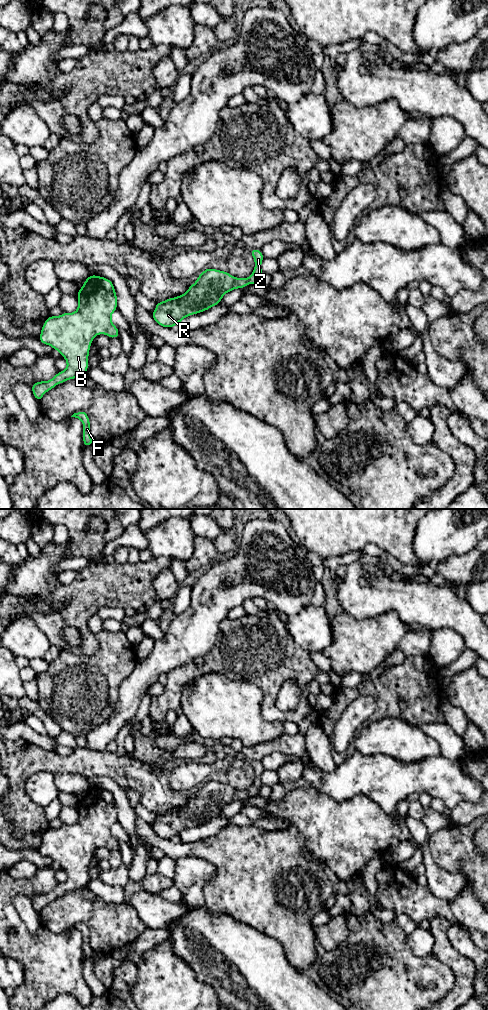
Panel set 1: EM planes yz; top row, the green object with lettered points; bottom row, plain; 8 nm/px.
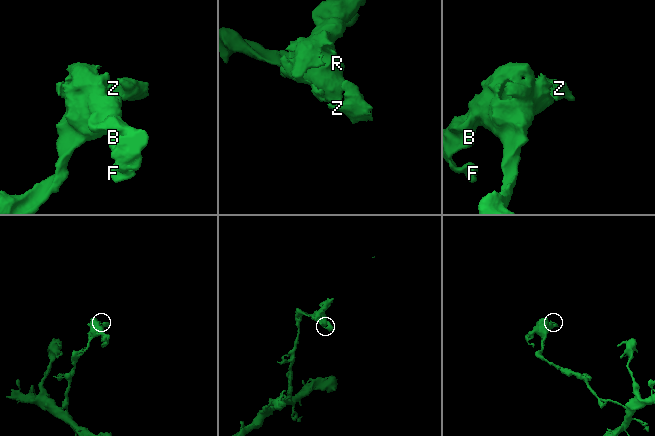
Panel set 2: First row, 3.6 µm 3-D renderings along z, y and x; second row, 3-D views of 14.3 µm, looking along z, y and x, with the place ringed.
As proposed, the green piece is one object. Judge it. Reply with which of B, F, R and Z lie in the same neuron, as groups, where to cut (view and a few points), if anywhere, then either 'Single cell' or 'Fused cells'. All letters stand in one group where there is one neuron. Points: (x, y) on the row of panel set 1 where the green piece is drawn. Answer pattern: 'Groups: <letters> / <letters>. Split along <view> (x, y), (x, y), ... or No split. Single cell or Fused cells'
Groups: B F R Z. No split. Single cell

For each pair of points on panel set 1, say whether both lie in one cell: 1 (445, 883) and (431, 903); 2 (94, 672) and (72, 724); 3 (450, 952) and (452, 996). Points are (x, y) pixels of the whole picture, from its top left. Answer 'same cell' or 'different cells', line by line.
1: different cells
2: same cell
3: same cell

